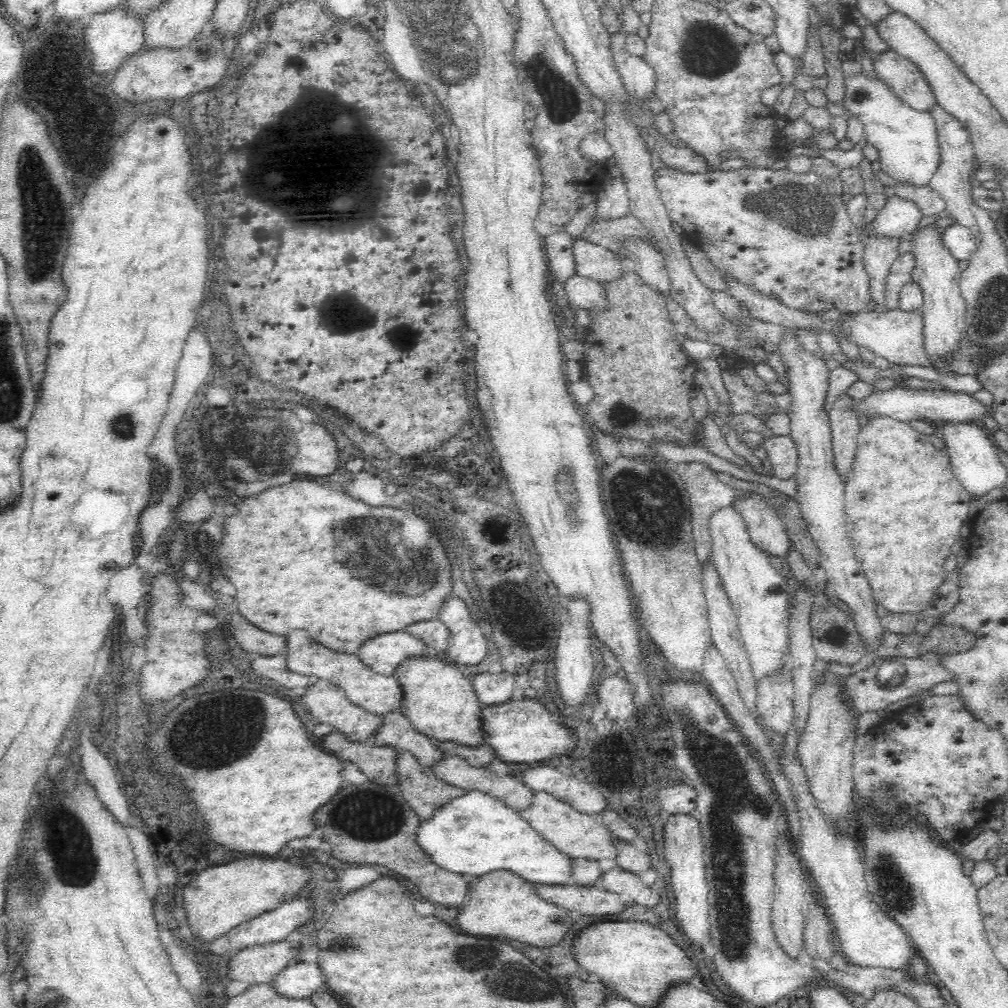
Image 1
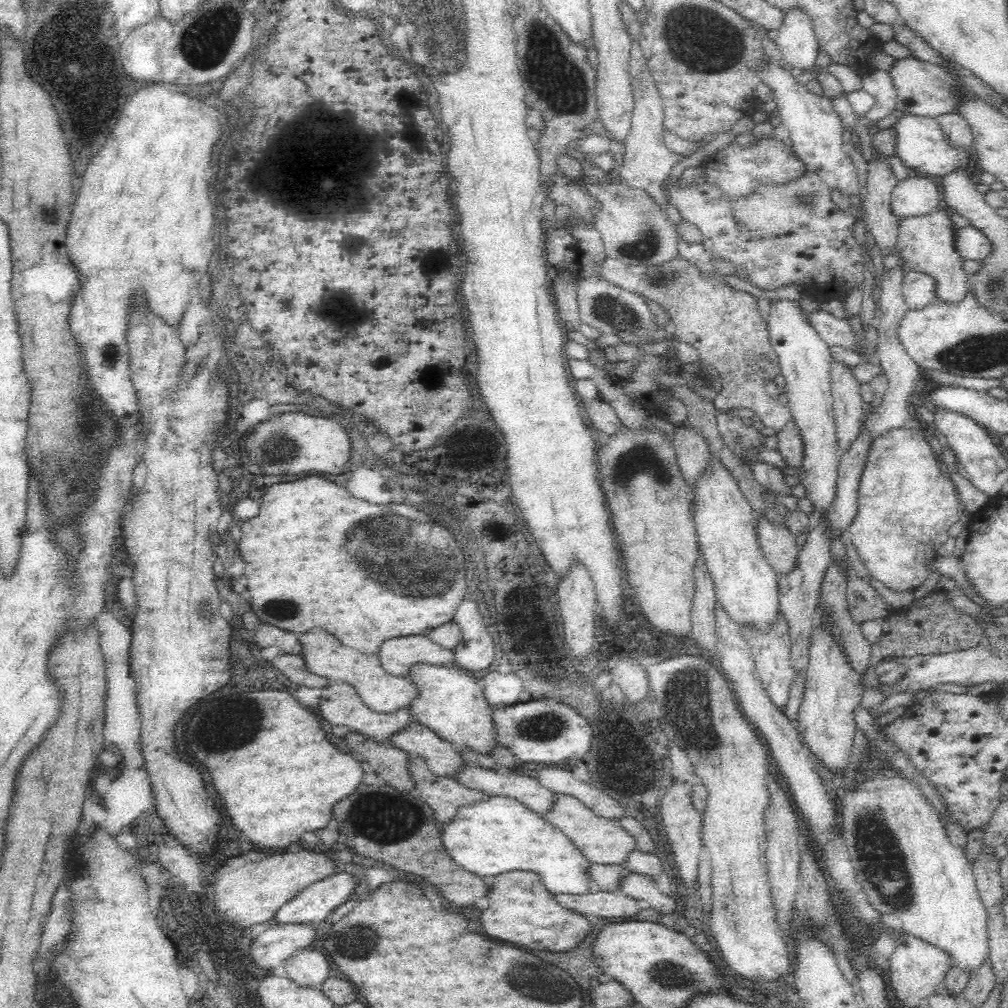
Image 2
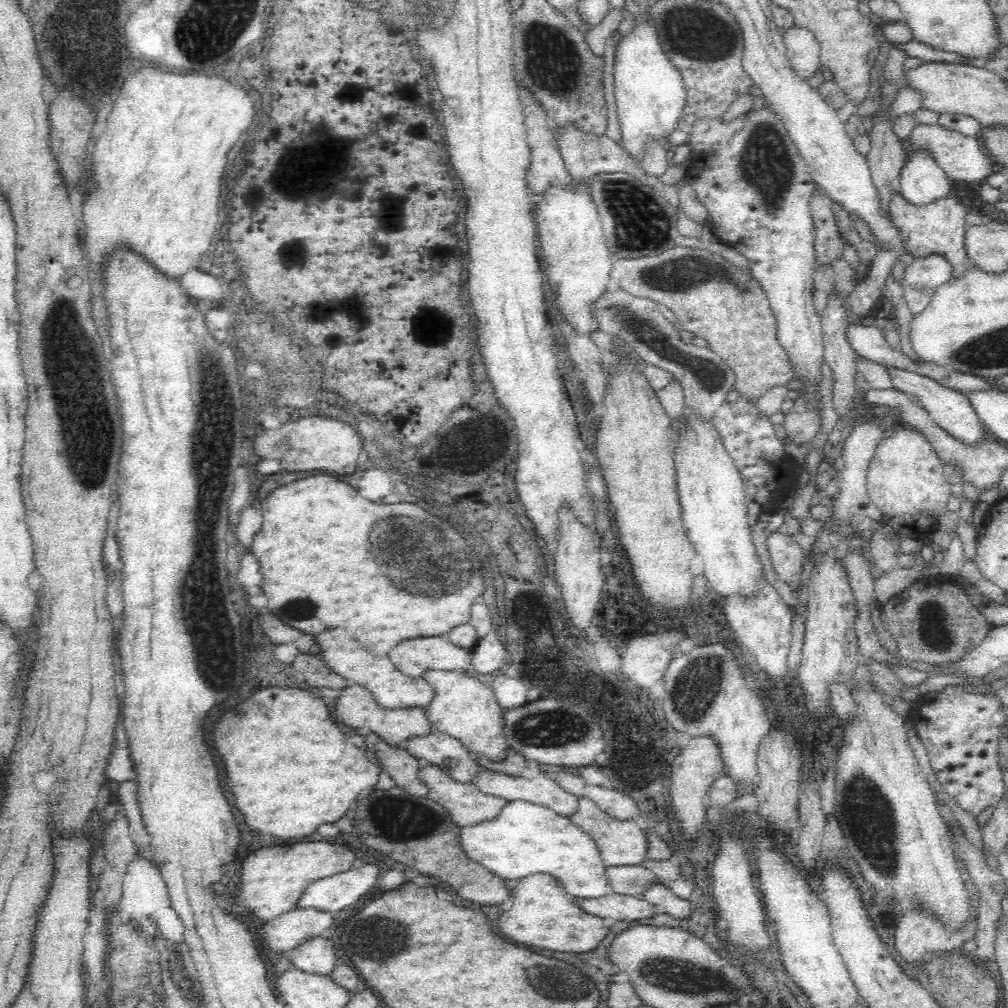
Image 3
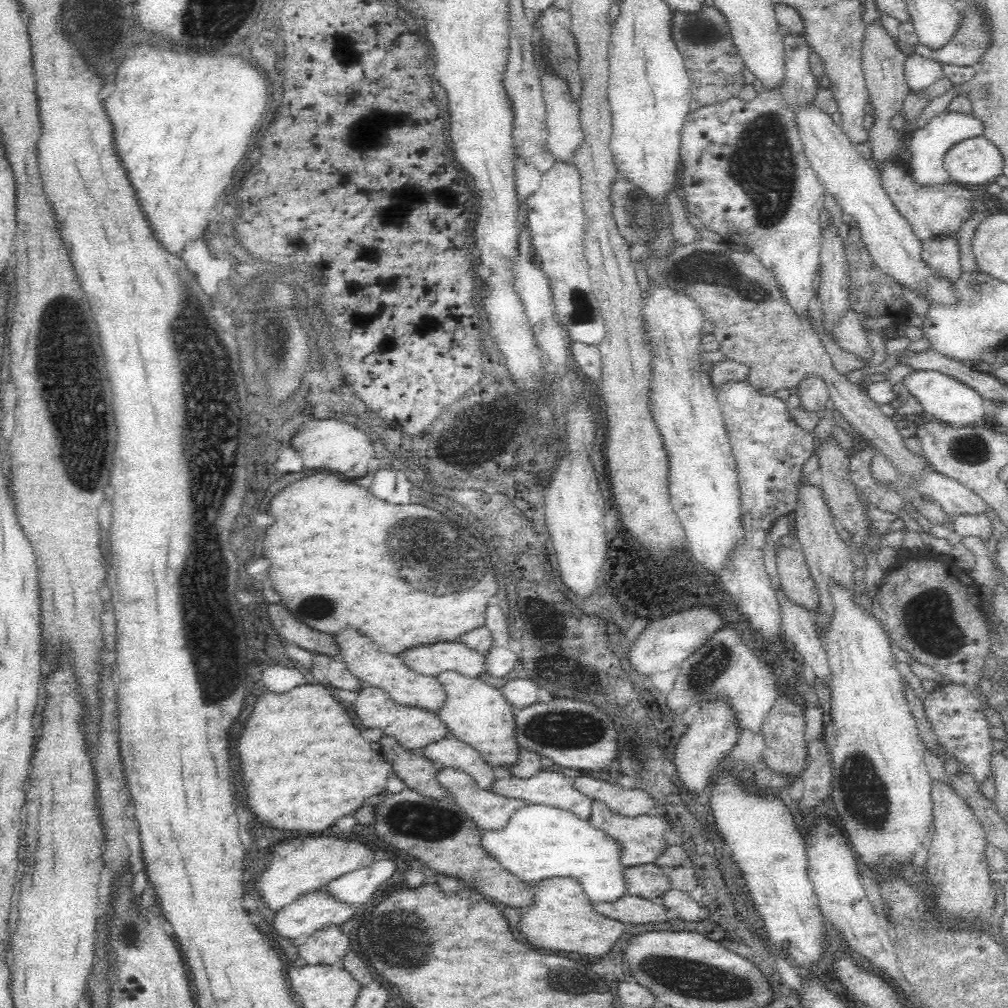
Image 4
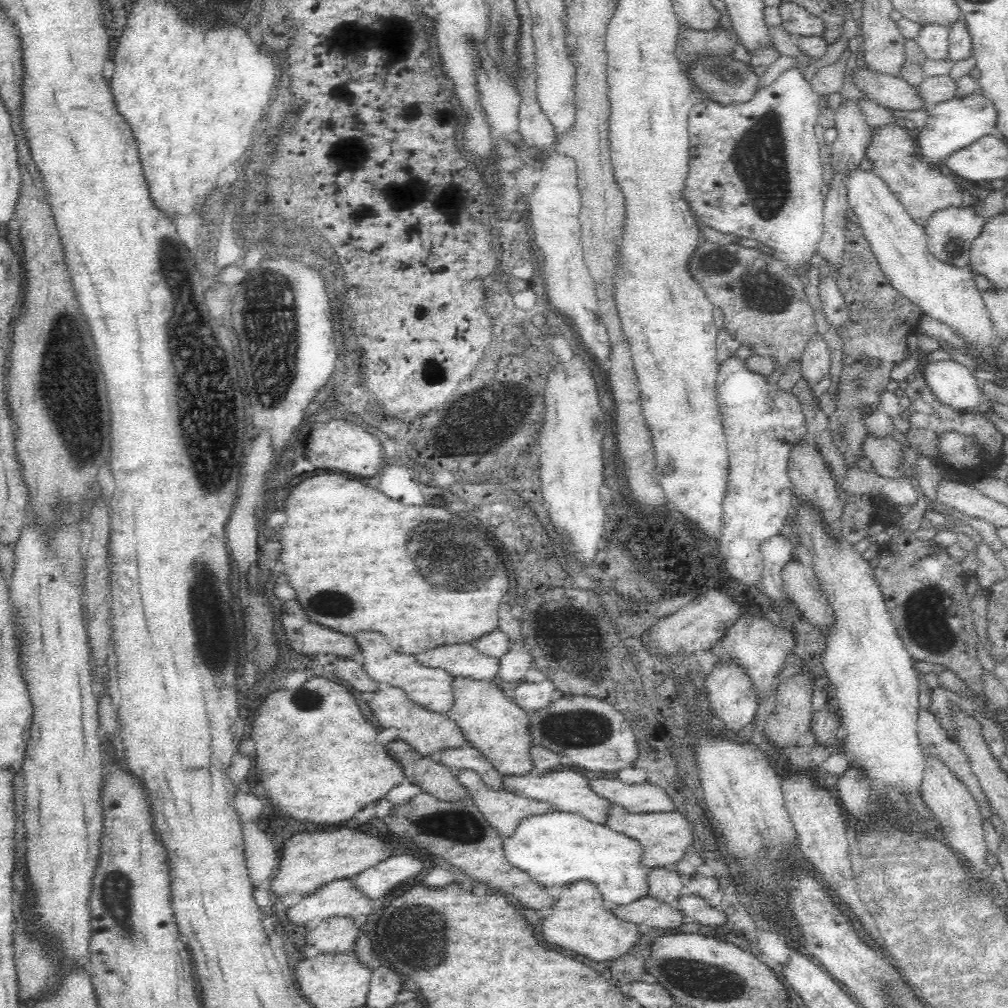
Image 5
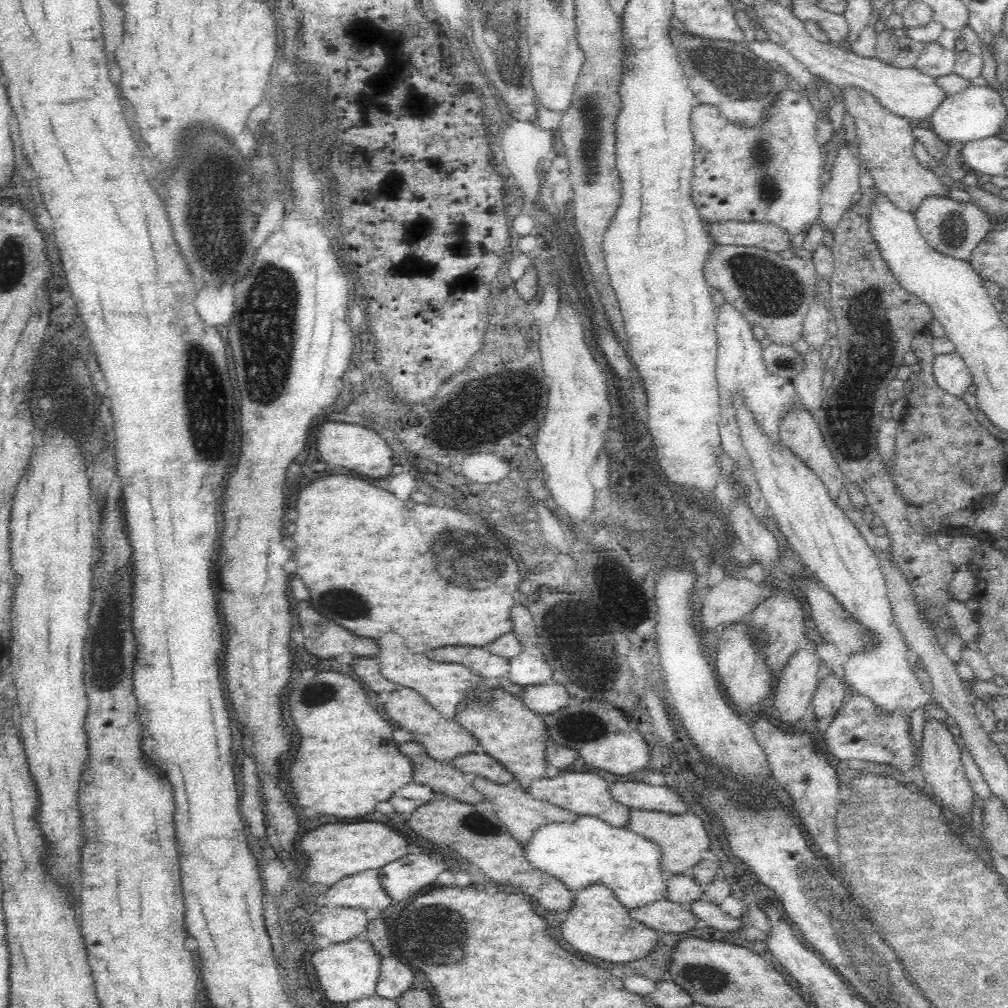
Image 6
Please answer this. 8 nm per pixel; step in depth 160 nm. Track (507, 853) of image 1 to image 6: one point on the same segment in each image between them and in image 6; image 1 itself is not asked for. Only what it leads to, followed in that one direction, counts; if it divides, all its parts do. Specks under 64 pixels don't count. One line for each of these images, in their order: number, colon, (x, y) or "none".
2: (499, 835)
3: (527, 838)
4: (541, 842)
5: (561, 848)
6: (592, 851)

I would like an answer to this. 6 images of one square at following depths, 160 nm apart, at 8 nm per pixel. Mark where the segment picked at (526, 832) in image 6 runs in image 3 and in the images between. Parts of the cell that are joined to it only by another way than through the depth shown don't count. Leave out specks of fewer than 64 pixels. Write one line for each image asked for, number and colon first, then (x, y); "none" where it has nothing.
3: (469, 806)
4: (492, 812)
5: (506, 810)

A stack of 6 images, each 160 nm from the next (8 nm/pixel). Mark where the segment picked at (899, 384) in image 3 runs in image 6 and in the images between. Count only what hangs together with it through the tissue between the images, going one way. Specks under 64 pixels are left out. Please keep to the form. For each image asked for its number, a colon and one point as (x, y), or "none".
4: (944, 398)
5: (953, 383)
6: (950, 371)

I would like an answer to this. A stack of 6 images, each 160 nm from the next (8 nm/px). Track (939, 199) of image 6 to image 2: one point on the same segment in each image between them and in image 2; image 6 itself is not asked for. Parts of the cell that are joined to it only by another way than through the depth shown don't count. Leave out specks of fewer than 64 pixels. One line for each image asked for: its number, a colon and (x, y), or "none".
2: (919, 288)
3: (926, 273)
4: (942, 251)
5: (950, 232)

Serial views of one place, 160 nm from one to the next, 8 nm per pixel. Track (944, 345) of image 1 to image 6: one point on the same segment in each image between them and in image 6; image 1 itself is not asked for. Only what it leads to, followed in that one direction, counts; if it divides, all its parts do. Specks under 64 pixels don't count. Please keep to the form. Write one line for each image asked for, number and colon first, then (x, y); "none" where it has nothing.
2: (927, 243)
3: (939, 227)
4: (942, 208)
5: (921, 189)
6: (886, 141)

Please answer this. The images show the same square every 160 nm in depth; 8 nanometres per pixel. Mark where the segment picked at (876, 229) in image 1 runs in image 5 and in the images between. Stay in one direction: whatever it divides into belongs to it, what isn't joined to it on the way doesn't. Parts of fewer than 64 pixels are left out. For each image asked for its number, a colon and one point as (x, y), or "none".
2: (916, 194)
3: (921, 181)
4: (926, 148)
5: (952, 124)

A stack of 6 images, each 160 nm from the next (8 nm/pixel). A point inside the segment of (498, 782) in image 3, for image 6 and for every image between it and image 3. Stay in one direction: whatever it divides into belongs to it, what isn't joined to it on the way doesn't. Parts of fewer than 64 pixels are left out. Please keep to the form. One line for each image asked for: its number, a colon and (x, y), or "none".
4: (550, 788)
5: (568, 791)
6: (585, 793)

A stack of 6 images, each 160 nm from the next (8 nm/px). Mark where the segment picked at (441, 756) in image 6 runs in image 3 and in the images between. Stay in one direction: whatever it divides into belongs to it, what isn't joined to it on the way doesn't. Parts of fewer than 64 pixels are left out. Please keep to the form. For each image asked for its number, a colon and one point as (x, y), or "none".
3: (356, 707)
4: (415, 728)
5: (429, 732)

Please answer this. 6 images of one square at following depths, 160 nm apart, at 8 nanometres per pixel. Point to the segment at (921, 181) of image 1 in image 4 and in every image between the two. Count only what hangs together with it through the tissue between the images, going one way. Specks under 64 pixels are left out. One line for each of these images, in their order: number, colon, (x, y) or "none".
2: (923, 147)
3: (963, 157)
4: (977, 161)

